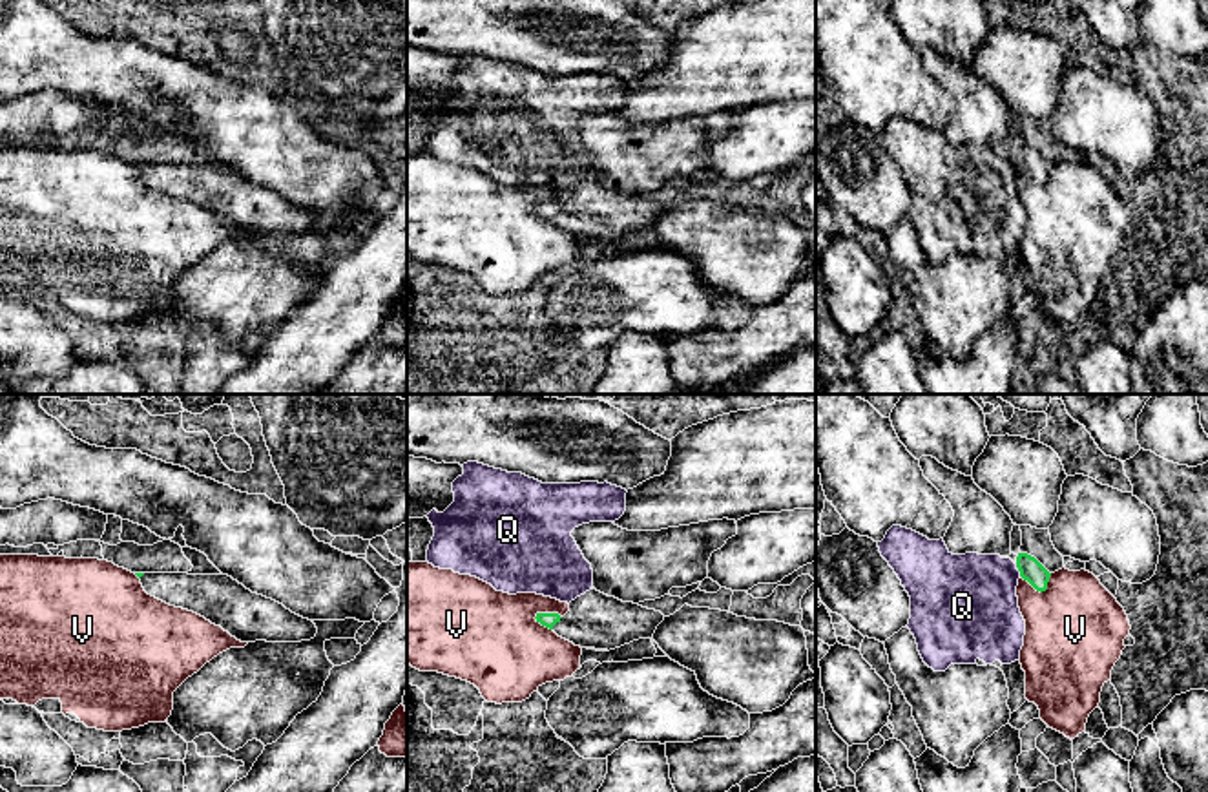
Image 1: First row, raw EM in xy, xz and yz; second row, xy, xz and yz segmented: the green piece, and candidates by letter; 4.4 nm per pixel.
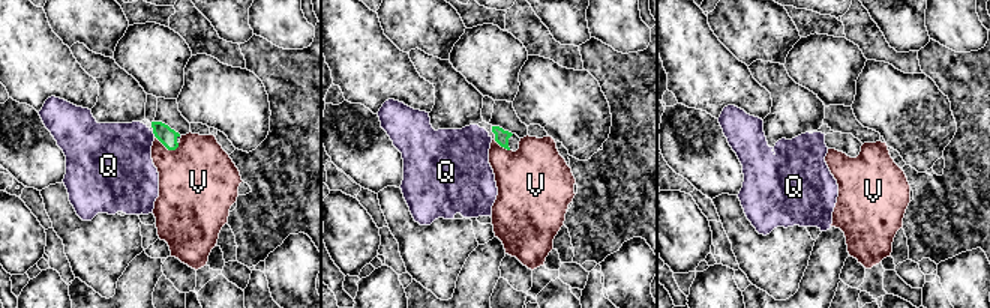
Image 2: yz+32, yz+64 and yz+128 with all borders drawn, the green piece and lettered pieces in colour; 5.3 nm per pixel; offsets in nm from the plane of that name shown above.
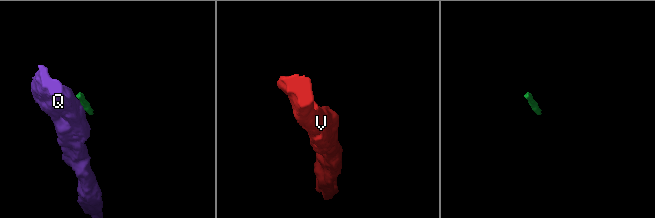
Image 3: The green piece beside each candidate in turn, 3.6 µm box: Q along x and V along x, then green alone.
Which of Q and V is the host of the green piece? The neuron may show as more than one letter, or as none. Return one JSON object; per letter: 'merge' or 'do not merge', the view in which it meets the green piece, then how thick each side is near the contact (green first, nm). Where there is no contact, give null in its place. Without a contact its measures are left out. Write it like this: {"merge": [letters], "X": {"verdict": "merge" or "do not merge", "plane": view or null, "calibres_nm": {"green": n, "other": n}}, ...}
{"merge": [], "Q": {"verdict": "do not merge", "plane": "yz", "calibres_nm": {"green": 100, "other": 400}}, "V": {"verdict": "do not merge", "plane": "xz", "calibres_nm": {"green": 60, "other": 400}}}

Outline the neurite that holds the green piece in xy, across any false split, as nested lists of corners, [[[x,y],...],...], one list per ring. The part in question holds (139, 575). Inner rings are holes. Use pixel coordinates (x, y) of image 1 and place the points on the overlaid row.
[[[135,573],[144,591],[170,606],[193,611],[241,642],[301,642],[318,628],[283,604],[252,593],[228,575]]]

